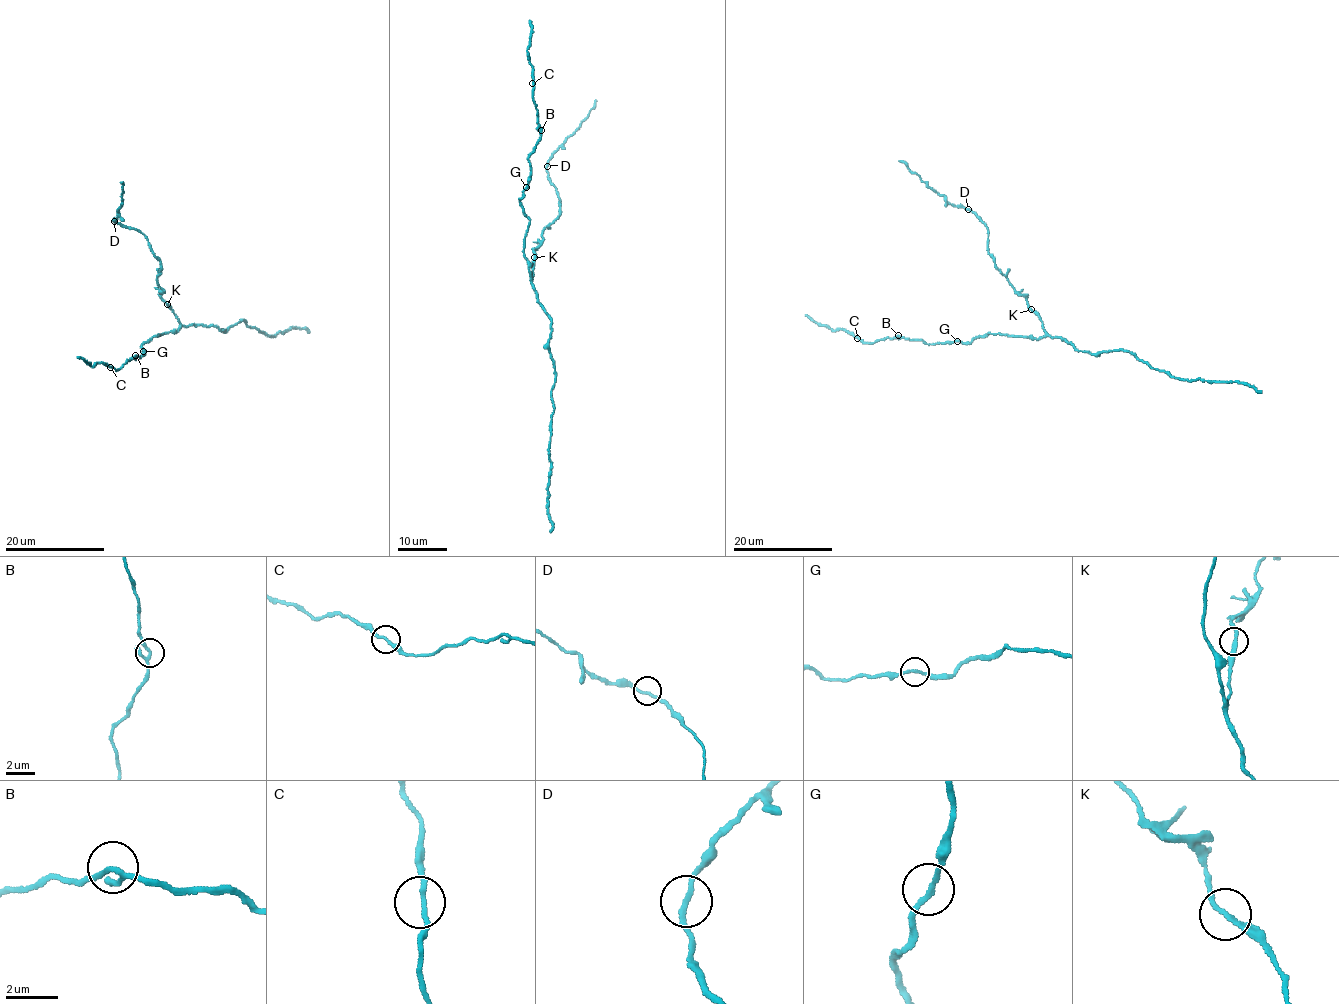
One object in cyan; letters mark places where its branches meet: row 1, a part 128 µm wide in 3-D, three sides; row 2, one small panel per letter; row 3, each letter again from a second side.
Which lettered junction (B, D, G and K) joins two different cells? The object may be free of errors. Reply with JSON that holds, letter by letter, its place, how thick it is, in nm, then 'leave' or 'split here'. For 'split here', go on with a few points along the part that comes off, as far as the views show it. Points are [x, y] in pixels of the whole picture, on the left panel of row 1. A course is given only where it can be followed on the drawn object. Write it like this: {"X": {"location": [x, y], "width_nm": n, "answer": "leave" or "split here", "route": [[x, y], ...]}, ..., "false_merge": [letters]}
{"B": {"location": [135, 355], "width_nm": 170, "answer": "leave"}, "D": {"location": [114, 221], "width_nm": 190, "answer": "leave"}, "G": {"location": [143, 351], "width_nm": 200, "answer": "leave"}, "K": {"location": [167, 304], "width_nm": 190, "answer": "leave"}, "false_merge": []}

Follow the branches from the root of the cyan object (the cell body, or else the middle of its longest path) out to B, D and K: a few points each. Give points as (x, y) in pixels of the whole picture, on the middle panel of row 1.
B: (529, 272), (524, 240), (530, 219), (519, 200), (530, 175), (528, 155), (542, 129)
D: (529, 272), (532, 278), (533, 251), (539, 245), (544, 229), (561, 211), (561, 200), (547, 166)
K: (529, 272), (532, 278), (534, 257)

